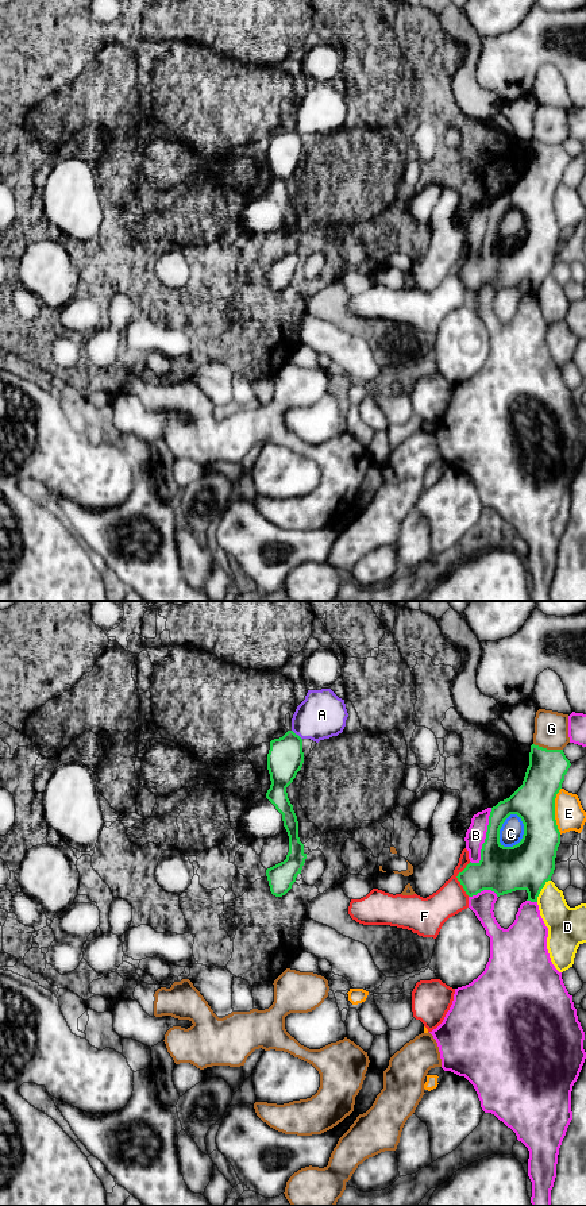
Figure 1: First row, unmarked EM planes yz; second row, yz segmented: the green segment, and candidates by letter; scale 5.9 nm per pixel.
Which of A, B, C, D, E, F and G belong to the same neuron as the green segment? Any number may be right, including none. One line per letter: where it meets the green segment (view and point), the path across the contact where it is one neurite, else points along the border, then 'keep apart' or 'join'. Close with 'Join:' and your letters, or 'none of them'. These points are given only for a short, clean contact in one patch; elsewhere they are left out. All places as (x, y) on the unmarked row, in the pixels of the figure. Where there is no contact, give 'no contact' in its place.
A: contact yz (297, 130); way yz (285, 153), (292, 135), (297, 130), (313, 114), (322, 110); join
B: contact yz (486, 232); keep apart
C: contact yz (500, 223); join
D: contact yz (540, 285); keep apart
E: contact yz (554, 205); keep apart
F: contact yz (458, 274); keep apart
G: contact yz (548, 145); keep apart
Join: A, C

